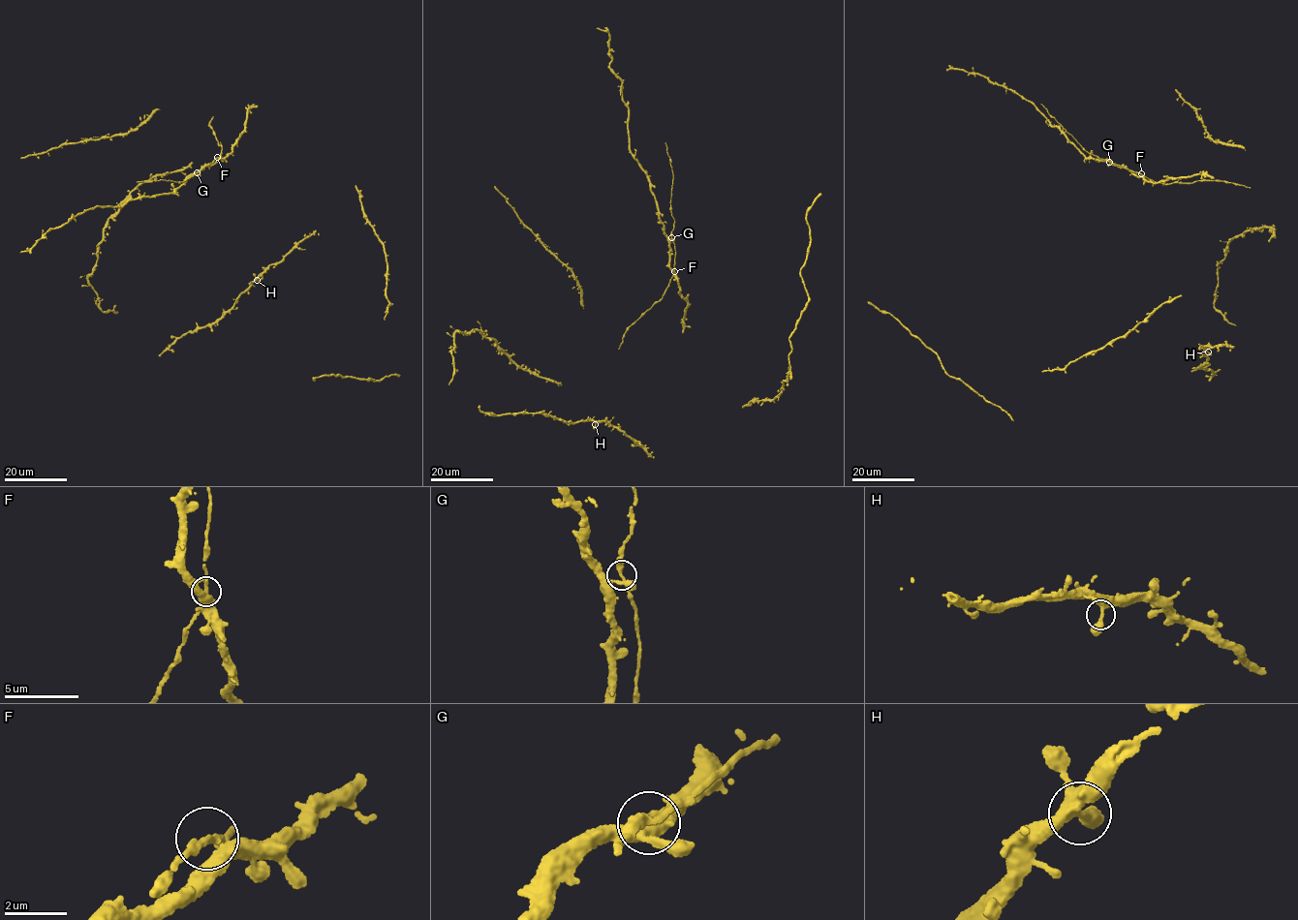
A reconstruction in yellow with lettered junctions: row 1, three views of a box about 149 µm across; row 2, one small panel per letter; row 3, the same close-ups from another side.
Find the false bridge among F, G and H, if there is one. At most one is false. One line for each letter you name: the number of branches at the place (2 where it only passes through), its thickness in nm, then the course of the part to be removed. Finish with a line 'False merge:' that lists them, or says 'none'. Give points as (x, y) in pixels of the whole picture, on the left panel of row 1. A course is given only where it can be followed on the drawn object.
False merge: none

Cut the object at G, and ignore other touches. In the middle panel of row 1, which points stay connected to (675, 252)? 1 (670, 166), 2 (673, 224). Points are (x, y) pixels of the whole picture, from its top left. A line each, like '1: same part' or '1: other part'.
1: other part
2: other part

